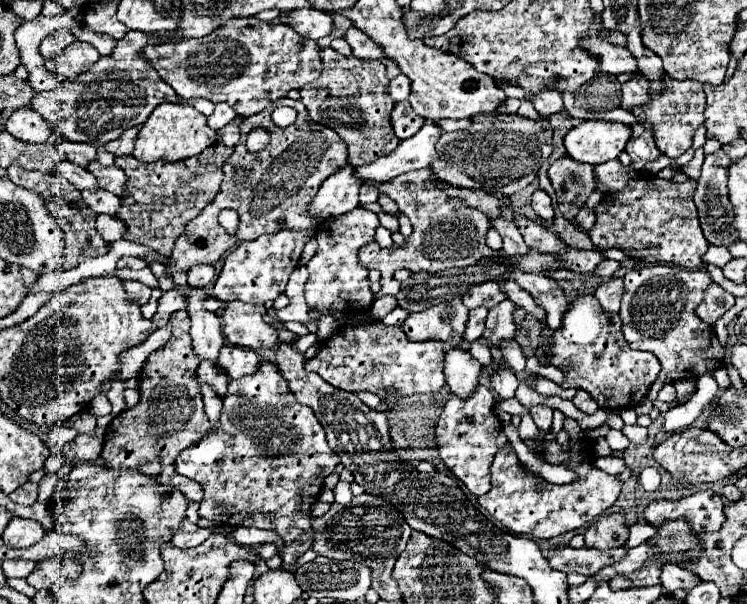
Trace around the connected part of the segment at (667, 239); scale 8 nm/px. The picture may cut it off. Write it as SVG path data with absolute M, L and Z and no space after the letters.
M645 173L631 179L621 193L607 193L595 207L597 221L589 233L593 245L599 249L623 249L629 257L645 259L647 263L675 263L681 269L703 267L703 255L709 245L693 203L695 185L695 181L673 183Z

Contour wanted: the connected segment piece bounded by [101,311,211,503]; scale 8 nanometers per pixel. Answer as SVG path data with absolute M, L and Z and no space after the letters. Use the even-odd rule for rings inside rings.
M175 311L169 317L171 339L153 351L139 377L141 401L117 415L105 433L105 447L101 459L107 467L117 471L139 471L153 477L161 485L171 485L179 489L187 499L201 503L203 487L175 471L175 459L179 453L207 435L211 429L207 415L203 411L203 399L197 381L199 359L191 349L189 337L189 313ZM177 371L177 373L175 373ZM123 427L123 429L121 429Z

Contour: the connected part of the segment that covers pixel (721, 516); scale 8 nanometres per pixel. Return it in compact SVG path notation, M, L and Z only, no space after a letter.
M703 489L679 501L667 501L667 499L651 501L647 507L651 507L653 515L661 513L661 523L683 517L693 533L719 531L725 521L725 513L723 513L725 503L721 495L711 489Z

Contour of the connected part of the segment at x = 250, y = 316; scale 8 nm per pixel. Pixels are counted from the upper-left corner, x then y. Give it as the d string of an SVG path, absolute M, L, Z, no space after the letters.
M229 301L221 311L223 333L231 345L249 349L269 349L279 343L277 329L263 321L263 305L249 305L243 301Z

